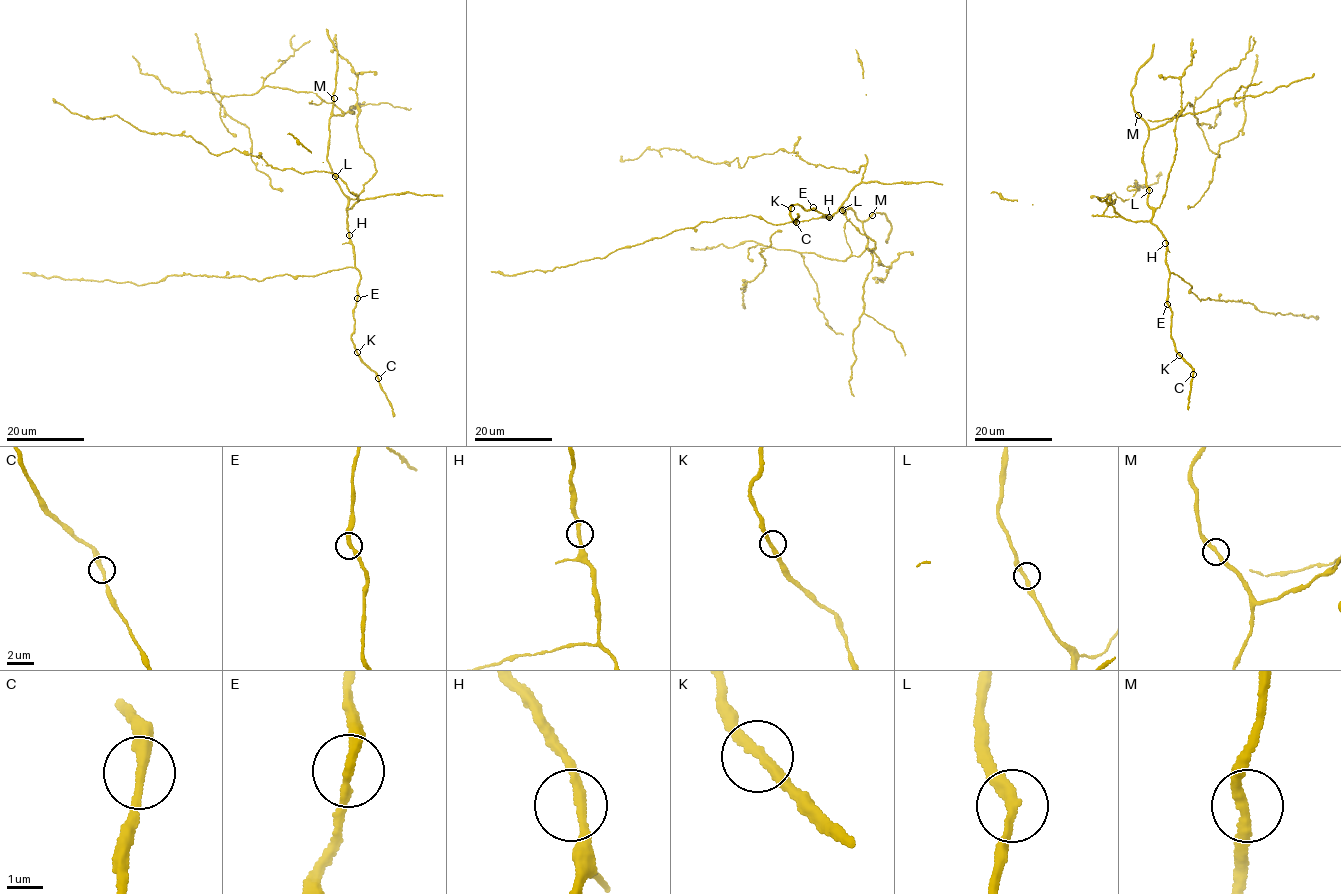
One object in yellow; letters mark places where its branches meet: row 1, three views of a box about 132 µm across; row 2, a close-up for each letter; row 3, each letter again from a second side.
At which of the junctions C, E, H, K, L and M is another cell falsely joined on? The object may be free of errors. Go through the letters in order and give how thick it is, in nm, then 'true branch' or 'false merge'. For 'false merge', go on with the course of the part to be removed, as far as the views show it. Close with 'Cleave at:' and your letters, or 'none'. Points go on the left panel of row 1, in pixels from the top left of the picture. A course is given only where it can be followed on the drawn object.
C: 280 nm | true branch
E: 260 nm | true branch
H: 240 nm | true branch
K: 280 nm | true branch
L: 280 nm | true branch
M: 280 nm | true branch
Cleave at: none

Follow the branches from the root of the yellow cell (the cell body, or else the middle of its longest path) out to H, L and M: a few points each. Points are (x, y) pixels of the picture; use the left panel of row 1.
H: (347, 198), (349, 235)
L: (347, 198), (335, 176)
M: (347, 198), (326, 157), (334, 98)

